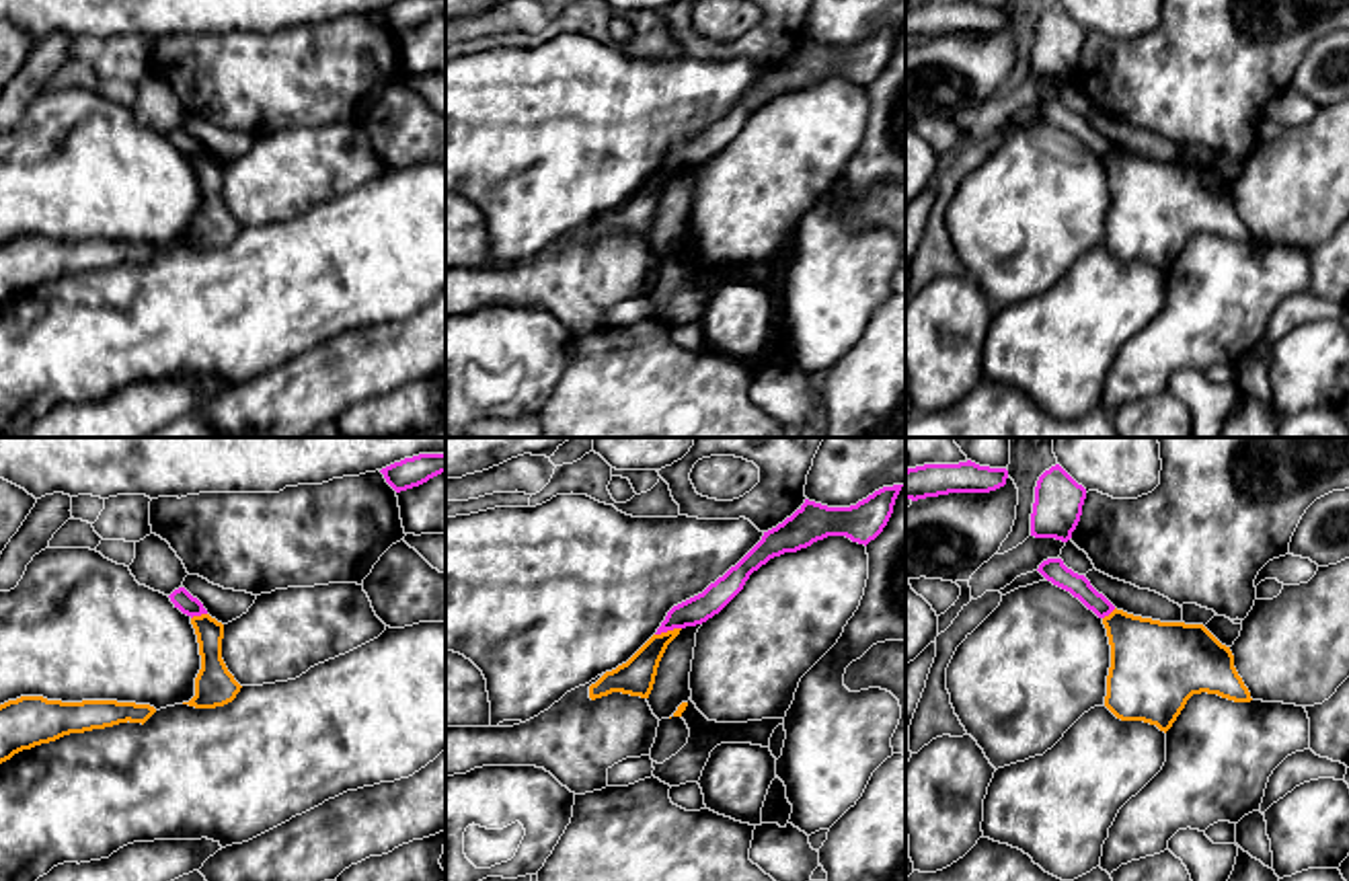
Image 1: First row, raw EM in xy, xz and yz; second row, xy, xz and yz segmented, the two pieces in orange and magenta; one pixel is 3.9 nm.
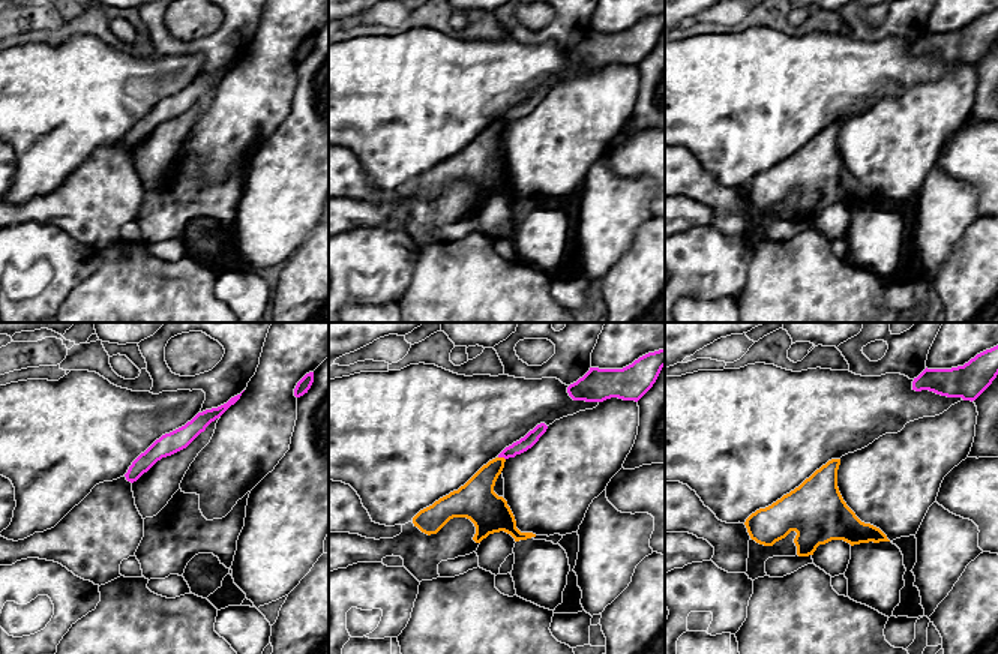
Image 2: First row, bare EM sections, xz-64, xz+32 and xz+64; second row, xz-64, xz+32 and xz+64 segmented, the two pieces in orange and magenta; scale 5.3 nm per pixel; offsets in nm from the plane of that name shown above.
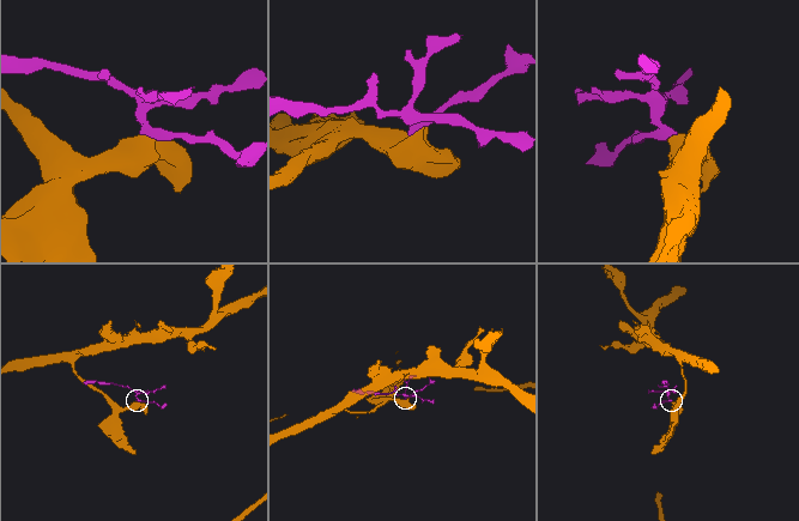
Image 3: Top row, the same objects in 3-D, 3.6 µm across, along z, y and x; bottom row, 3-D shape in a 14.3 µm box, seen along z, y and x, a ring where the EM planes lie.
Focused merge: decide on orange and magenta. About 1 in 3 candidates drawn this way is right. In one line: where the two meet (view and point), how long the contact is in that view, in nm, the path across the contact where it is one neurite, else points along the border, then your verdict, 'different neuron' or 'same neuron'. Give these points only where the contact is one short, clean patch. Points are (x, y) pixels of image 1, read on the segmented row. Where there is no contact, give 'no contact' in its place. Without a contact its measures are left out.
xz (668, 631) | 110 nm | along xz (680, 627), (656, 635) | different neuron

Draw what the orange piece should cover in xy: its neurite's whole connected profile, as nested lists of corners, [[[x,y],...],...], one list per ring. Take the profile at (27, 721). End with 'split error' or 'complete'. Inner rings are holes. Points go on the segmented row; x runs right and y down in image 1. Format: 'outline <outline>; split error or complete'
outline [[[21,696],[0,704],[0,764],[23,750],[55,741],[70,733],[105,729],[119,723],[146,723],[156,713],[150,704],[117,700],[62,702]]]; complete

